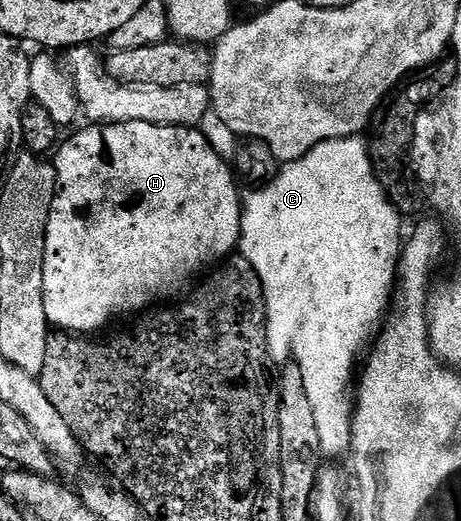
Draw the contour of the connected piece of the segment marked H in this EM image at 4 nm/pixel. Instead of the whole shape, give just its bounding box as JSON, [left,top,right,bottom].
[44,122,243,334]

